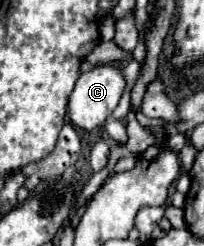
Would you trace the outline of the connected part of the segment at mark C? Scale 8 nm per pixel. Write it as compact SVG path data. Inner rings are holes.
M102 64L102 66L94 66L92 70L84 72L78 78L78 82L70 94L70 102L68 102L68 114L70 114L72 124L82 130L94 130L94 128L102 126L104 120L118 106L118 102L124 94L124 88L126 88L126 78L118 64Z

